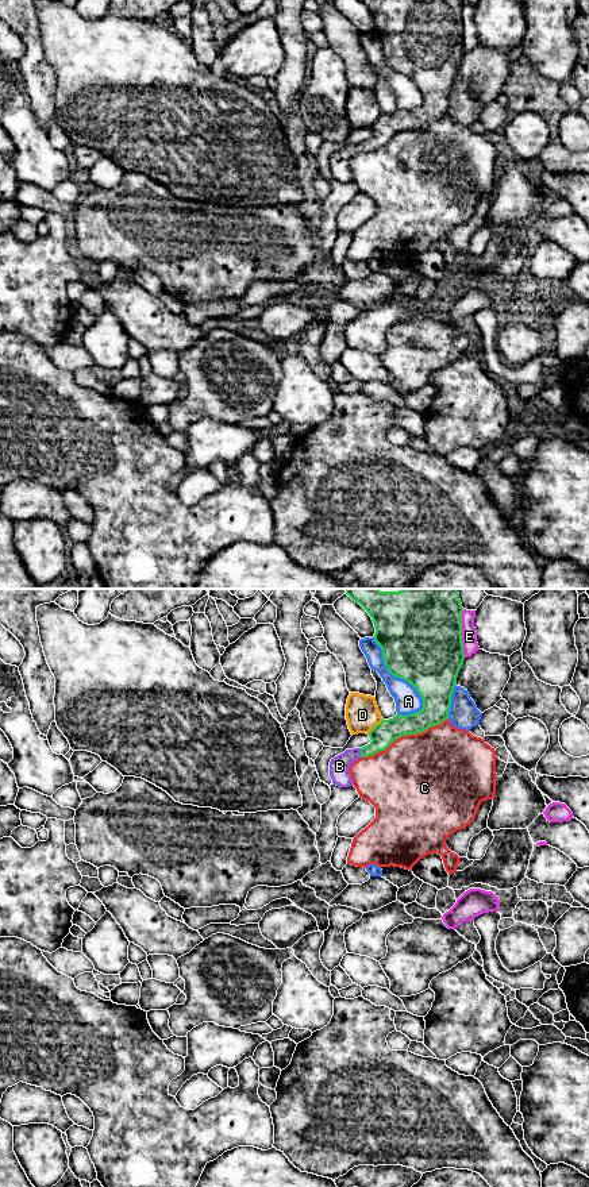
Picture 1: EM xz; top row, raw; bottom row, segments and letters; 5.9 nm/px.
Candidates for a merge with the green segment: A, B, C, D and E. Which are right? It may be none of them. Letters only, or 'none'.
B

